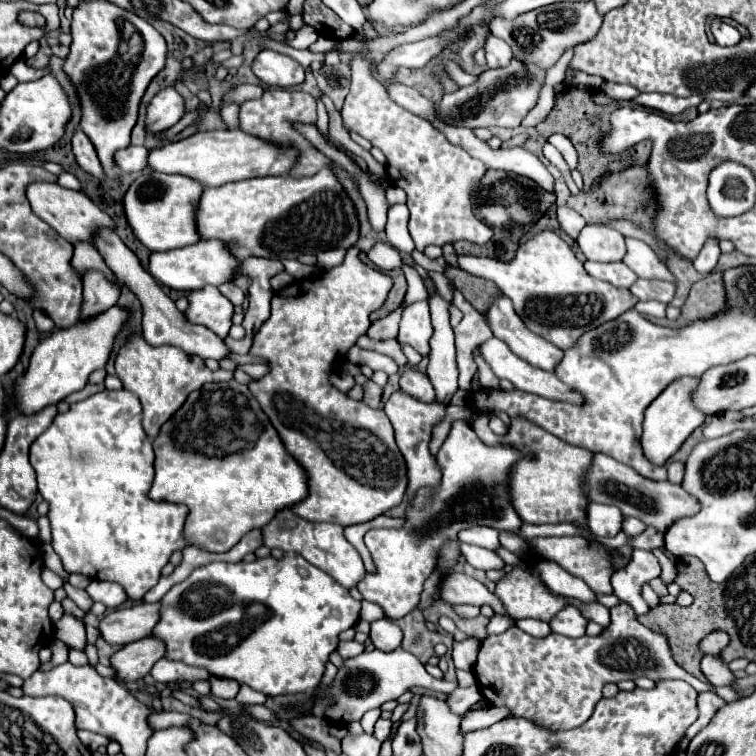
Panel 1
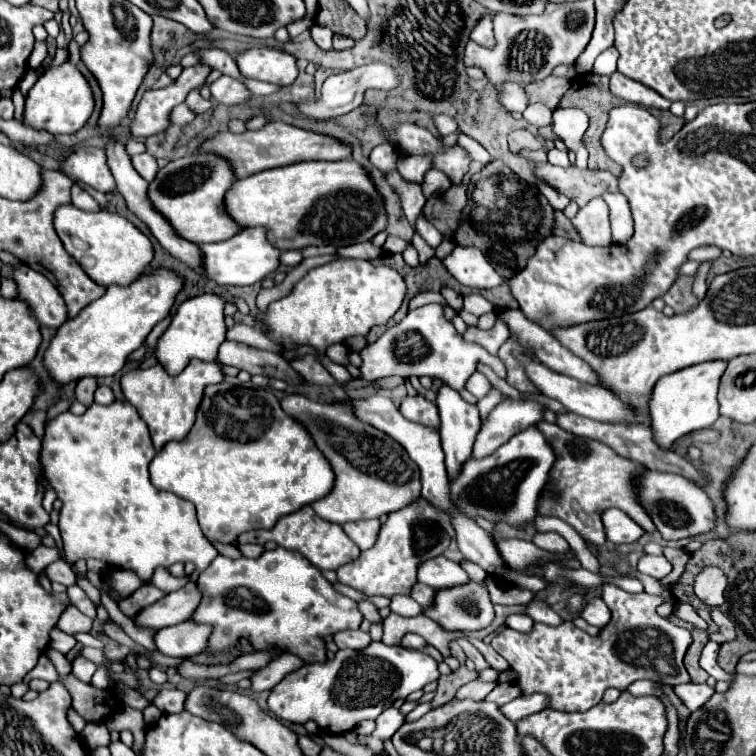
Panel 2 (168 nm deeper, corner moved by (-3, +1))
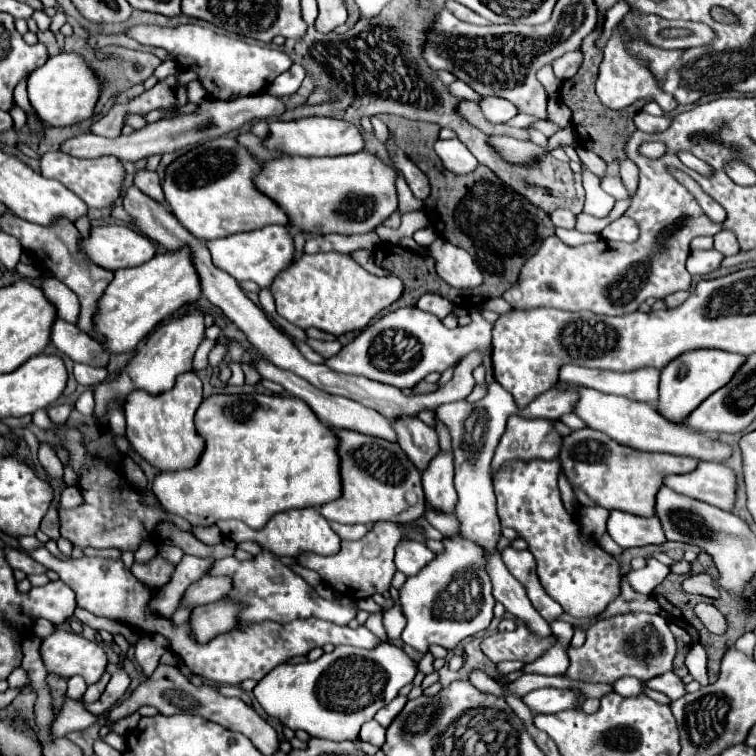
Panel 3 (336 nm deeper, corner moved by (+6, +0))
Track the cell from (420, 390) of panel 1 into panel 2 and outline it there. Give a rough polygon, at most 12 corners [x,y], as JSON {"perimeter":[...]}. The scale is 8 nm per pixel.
{"perimeter":[[422,394],[406,396],[400,404],[404,418],[440,424],[438,408]]}

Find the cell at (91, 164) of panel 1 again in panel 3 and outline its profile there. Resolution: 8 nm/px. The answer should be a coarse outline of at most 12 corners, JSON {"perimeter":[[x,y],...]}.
{"perimeter":[[41,157],[41,175],[89,207],[111,207],[125,167],[115,157]]}

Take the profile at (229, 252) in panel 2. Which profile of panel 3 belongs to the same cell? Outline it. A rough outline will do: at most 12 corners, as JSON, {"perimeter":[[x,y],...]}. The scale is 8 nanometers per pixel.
{"perimeter":[[283,225],[209,241],[219,269],[269,287],[295,259]]}

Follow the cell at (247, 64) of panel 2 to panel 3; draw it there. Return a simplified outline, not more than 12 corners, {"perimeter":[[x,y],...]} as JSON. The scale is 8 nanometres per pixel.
{"perimeter":[[133,25],[207,99],[259,95],[293,61],[214,25]]}

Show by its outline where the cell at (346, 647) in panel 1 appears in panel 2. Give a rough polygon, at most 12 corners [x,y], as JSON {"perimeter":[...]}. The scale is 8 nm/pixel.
{"perimeter":[[362,630],[336,632],[338,648],[362,650],[370,640]]}

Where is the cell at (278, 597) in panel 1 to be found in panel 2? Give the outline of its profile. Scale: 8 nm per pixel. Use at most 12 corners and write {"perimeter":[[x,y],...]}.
{"perimeter":[[218,554],[190,620],[208,656],[326,662],[324,636],[364,620],[304,556]]}

